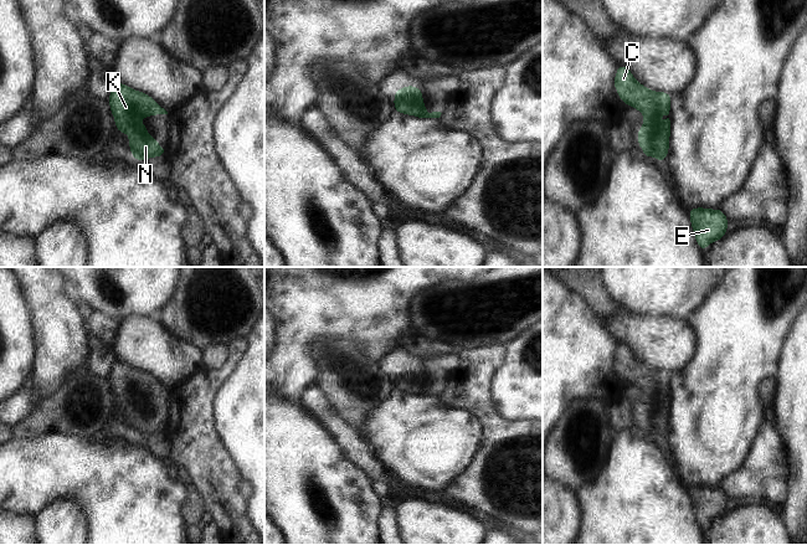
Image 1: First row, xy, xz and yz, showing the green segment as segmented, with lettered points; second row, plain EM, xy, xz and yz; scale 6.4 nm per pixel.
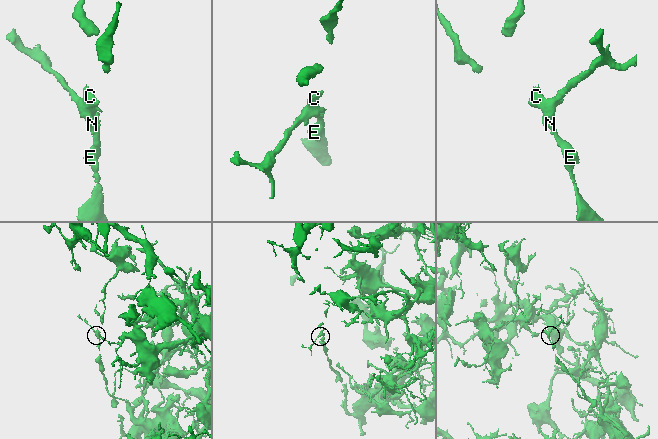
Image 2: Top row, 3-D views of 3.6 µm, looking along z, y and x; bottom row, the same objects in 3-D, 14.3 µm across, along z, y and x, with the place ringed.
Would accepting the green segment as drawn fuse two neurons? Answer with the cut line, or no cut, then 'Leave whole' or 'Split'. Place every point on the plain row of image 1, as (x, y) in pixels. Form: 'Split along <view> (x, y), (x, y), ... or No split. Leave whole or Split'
No split. Leave whole

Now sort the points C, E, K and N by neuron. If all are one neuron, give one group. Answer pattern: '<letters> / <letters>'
C E K N

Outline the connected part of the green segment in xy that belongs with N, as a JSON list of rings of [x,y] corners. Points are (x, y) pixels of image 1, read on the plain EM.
[[[115,360],[110,366],[108,380],[115,406],[119,411],[129,413],[130,432],[137,439],[143,441],[147,436],[165,433],[166,426],[159,425],[158,417],[148,413],[148,405],[138,401],[144,395],[168,392],[153,375]]]

